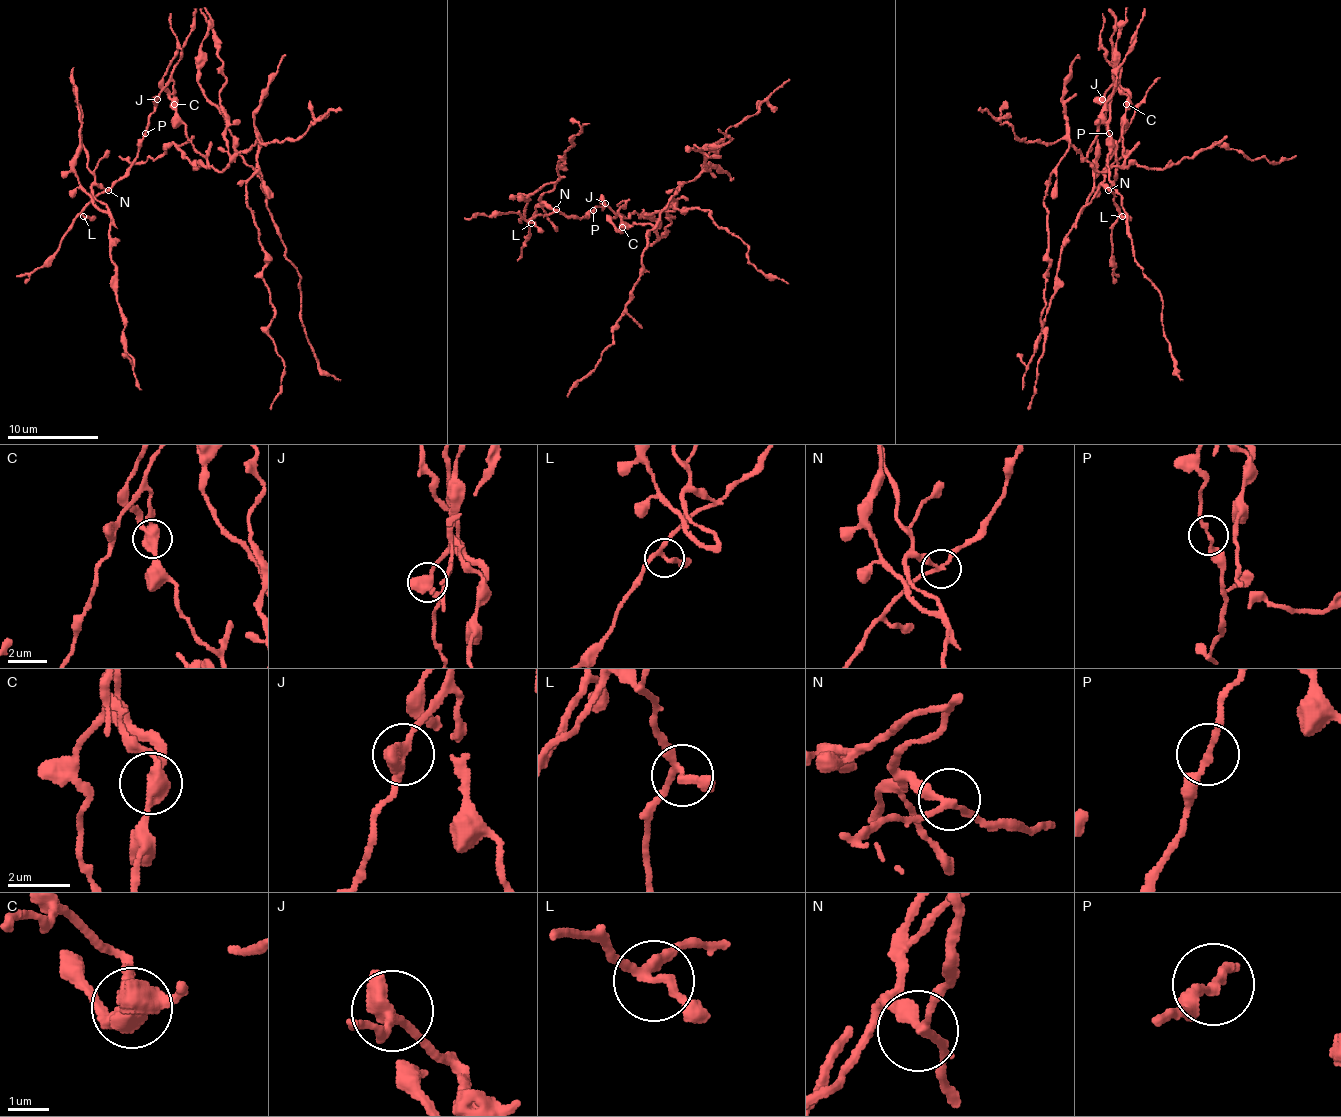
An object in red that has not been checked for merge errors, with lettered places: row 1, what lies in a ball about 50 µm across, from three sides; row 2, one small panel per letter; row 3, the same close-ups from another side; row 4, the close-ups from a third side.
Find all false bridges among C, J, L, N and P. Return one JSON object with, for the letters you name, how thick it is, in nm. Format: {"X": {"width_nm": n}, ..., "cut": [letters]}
{"C": {"width_nm": 360}, "N": {"width_nm": 200}, "cut": ["C", "N"]}

